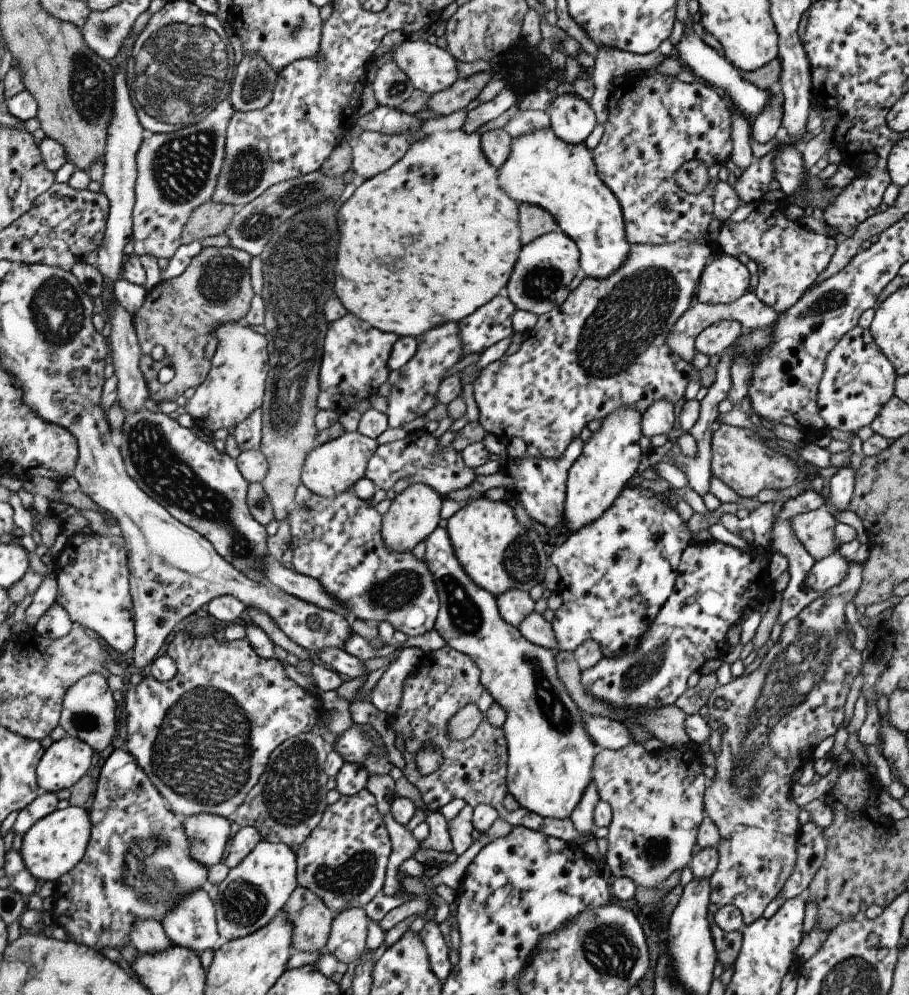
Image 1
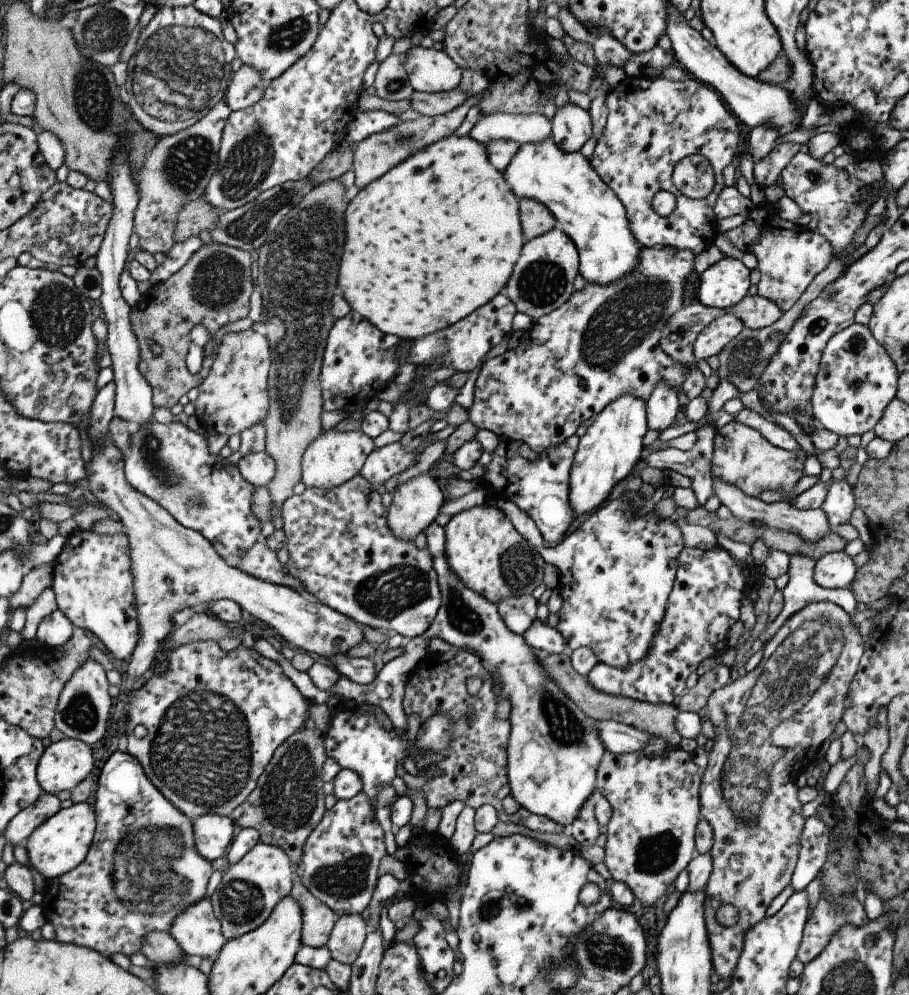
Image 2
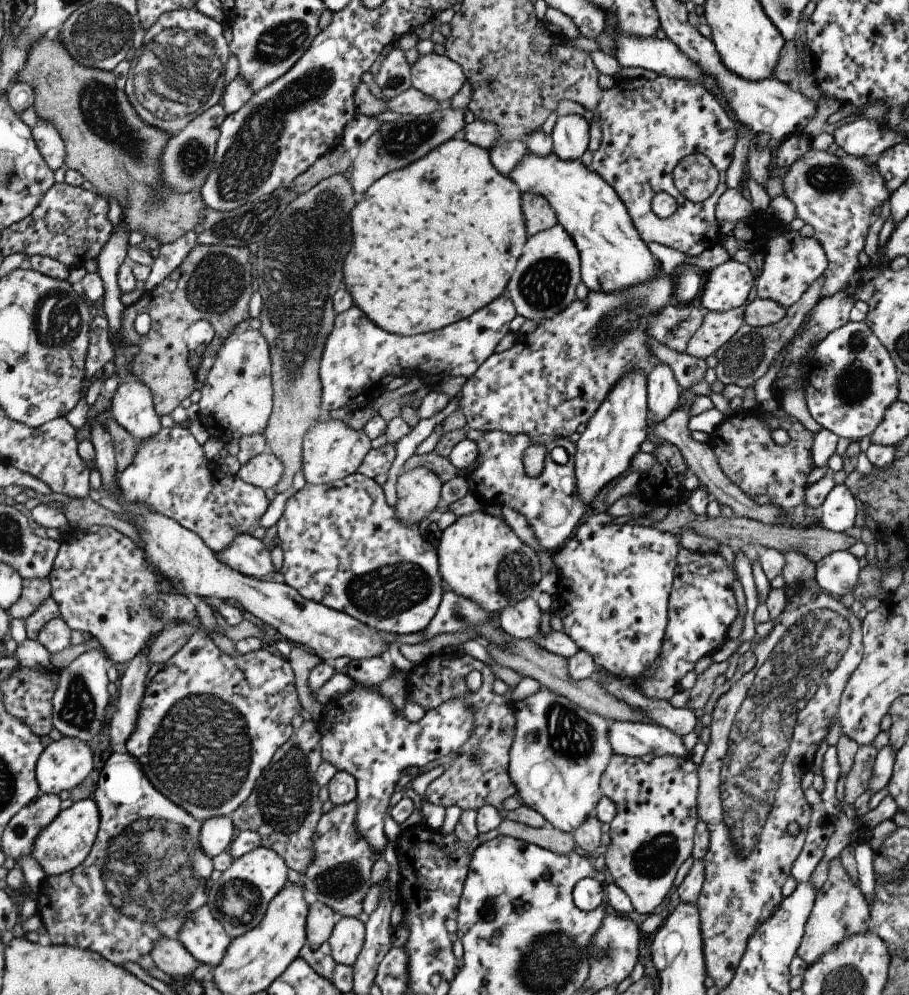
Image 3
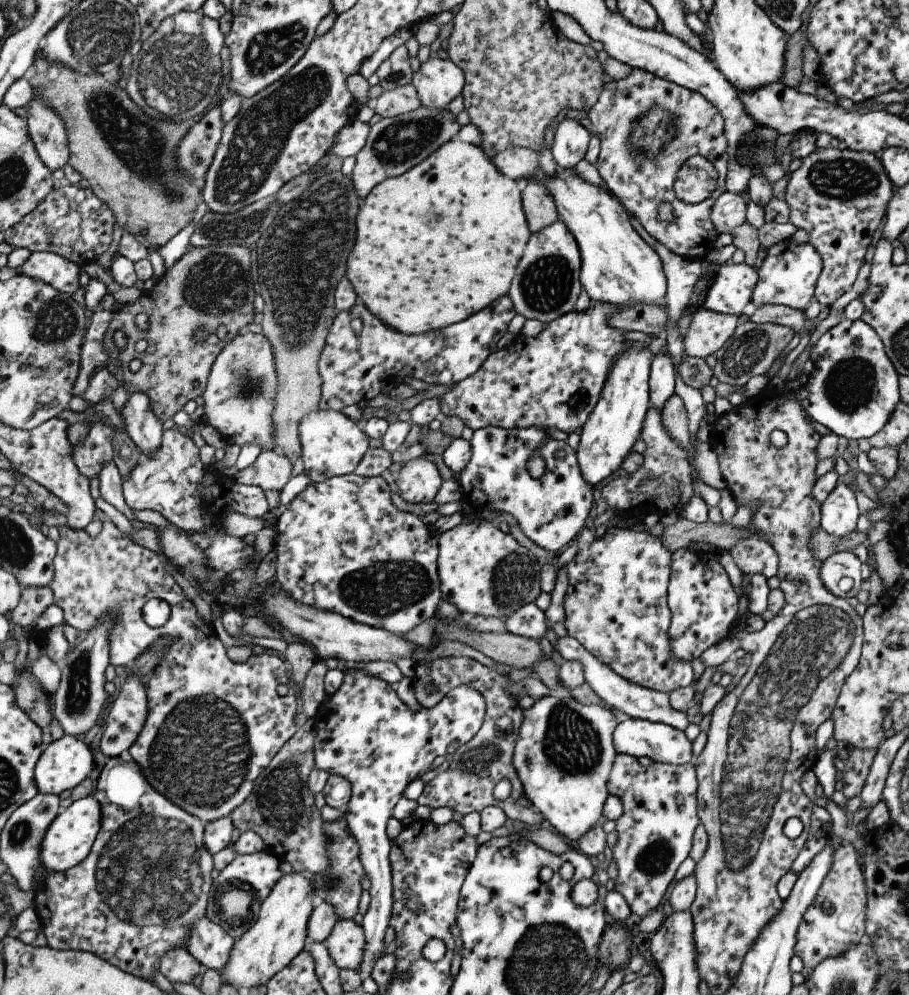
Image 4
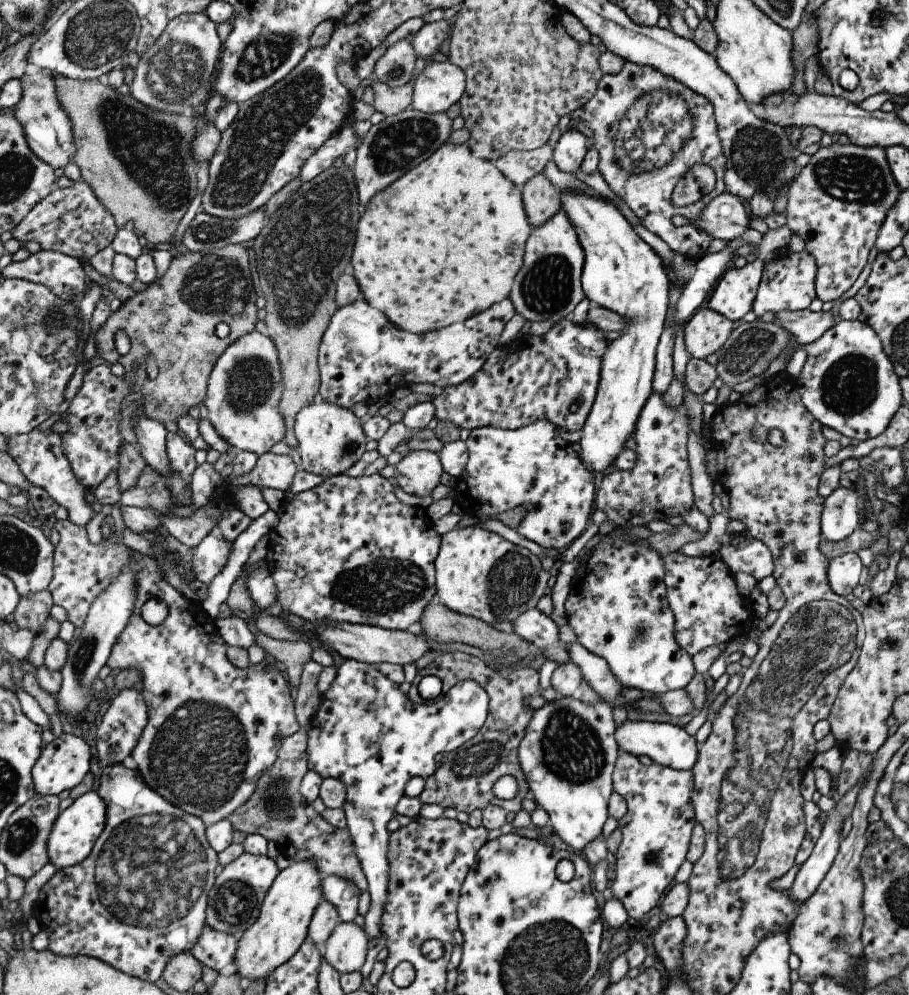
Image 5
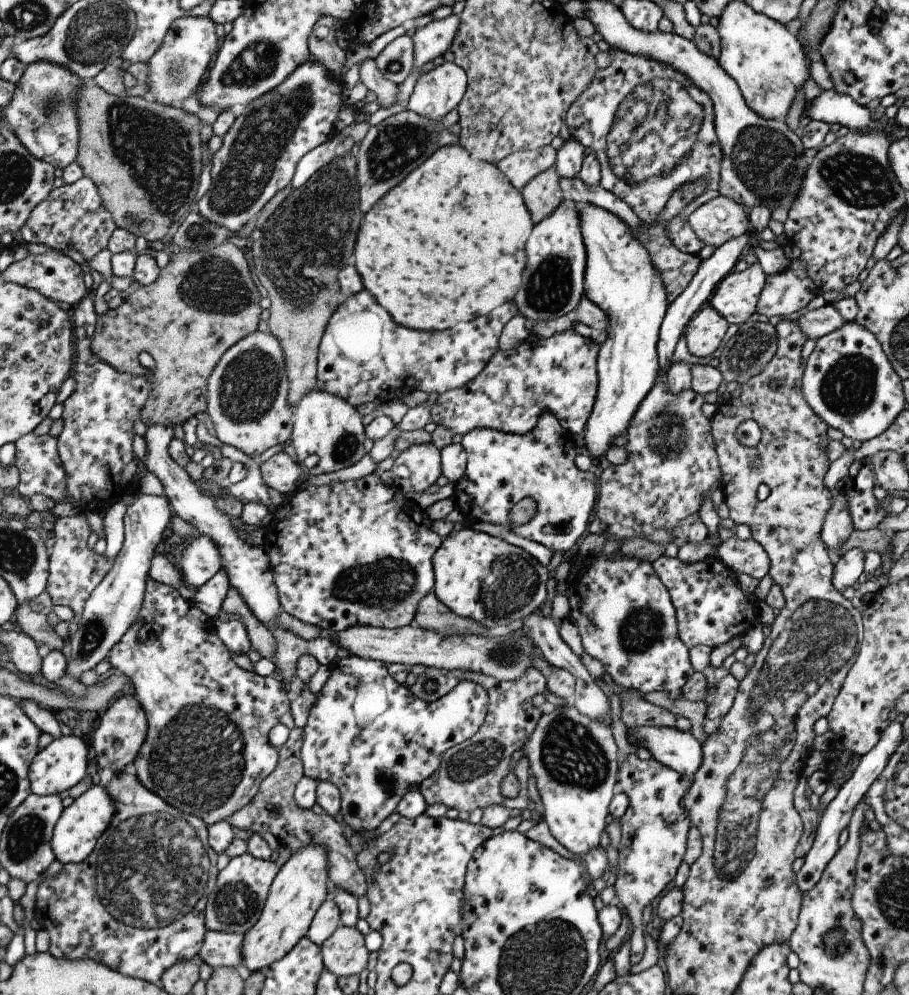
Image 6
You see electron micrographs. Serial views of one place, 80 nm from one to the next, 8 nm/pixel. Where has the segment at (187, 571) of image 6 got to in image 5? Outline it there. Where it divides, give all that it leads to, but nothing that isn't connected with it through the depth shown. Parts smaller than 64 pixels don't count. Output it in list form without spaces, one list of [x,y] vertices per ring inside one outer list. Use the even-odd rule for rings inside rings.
[[[216,531],[210,532],[192,549],[192,573],[201,582],[210,580],[219,574],[231,554],[231,543]]]

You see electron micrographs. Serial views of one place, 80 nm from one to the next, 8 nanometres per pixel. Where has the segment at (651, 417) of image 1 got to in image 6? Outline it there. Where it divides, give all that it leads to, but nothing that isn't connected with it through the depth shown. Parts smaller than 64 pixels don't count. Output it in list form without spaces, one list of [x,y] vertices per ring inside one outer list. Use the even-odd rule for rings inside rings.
[[[747,231],[741,234],[741,236],[726,240],[723,244],[715,247],[713,253],[708,258],[700,259],[696,273],[691,277],[689,284],[685,286],[681,294],[678,294],[668,304],[660,324],[660,329],[658,330],[658,339],[656,342],[656,355],[658,358],[658,365],[660,366],[658,368],[660,372],[657,379],[659,379],[661,383],[666,382],[666,370],[672,365],[671,356],[673,356],[673,349],[675,348],[677,340],[681,338],[685,325],[701,307],[708,306],[708,299],[715,290],[716,284],[727,274],[727,272],[731,272],[731,268],[733,268],[733,265],[739,260],[741,250],[745,248],[745,244],[747,244],[747,241],[752,235],[754,235],[757,240],[760,240],[758,245],[763,250],[780,248],[773,240],[763,241],[757,234],[753,234],[752,231]]]

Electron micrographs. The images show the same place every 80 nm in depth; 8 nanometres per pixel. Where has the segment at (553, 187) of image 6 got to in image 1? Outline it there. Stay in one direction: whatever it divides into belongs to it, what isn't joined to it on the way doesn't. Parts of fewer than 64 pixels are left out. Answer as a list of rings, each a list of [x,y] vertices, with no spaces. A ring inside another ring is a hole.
[[[529,204],[518,205],[518,224],[522,246],[543,234],[560,231],[555,220],[545,210]]]

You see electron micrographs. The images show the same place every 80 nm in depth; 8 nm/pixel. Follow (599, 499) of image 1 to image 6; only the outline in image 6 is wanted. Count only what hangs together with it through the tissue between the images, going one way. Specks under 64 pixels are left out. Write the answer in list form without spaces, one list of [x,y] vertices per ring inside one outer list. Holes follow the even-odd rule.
[[[578,204],[578,208],[580,233],[585,249],[583,295],[605,313],[609,323],[607,339],[600,344],[596,358],[595,400],[585,423],[582,442],[582,446],[589,452],[589,458],[599,458],[613,446],[617,436],[624,434],[639,403],[655,384],[660,367],[656,342],[668,300],[662,278],[658,270],[654,269],[647,249],[630,233],[630,228],[615,214],[594,204]]]

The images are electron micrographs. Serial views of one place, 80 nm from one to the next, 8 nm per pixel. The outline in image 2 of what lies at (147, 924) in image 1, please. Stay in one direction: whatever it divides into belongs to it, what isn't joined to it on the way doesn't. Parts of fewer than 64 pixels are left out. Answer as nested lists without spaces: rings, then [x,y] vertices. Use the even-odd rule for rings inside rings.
[[[151,930],[149,934],[145,934],[145,938],[141,942],[143,944],[141,944],[140,953],[153,966],[163,966],[163,964],[169,964],[169,962],[185,960],[186,955],[168,932]]]

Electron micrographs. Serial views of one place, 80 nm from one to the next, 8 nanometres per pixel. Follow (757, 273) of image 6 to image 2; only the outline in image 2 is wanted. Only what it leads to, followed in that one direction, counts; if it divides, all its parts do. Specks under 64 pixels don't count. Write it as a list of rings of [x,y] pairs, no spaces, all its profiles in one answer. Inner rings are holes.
[[[724,257],[695,276],[690,298],[707,308],[728,310],[737,305],[747,294],[750,270],[740,260]]]

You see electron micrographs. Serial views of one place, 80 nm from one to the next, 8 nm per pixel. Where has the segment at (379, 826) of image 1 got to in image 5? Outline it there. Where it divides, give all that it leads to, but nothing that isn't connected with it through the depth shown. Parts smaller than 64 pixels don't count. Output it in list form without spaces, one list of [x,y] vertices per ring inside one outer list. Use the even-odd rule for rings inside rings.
[[[334,874],[322,875],[320,893],[336,908],[339,921],[349,922],[355,918],[360,890],[351,880]]]

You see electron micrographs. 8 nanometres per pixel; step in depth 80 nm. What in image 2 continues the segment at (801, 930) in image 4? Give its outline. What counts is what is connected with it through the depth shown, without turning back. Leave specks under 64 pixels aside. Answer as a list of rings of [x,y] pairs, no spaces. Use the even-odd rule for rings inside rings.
[[[821,892],[811,918],[807,918],[796,960],[805,965],[819,955],[841,926],[865,926],[865,922],[869,920],[864,906],[861,906],[854,893],[833,898],[831,894]]]

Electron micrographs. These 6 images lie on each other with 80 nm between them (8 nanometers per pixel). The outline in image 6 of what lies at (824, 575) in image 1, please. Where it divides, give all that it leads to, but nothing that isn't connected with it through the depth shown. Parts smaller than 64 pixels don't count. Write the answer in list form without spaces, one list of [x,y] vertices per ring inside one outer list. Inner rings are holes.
[[[859,549],[844,550],[832,565],[832,585],[840,593],[851,588],[855,582],[861,582],[859,575],[863,571],[864,552]]]

